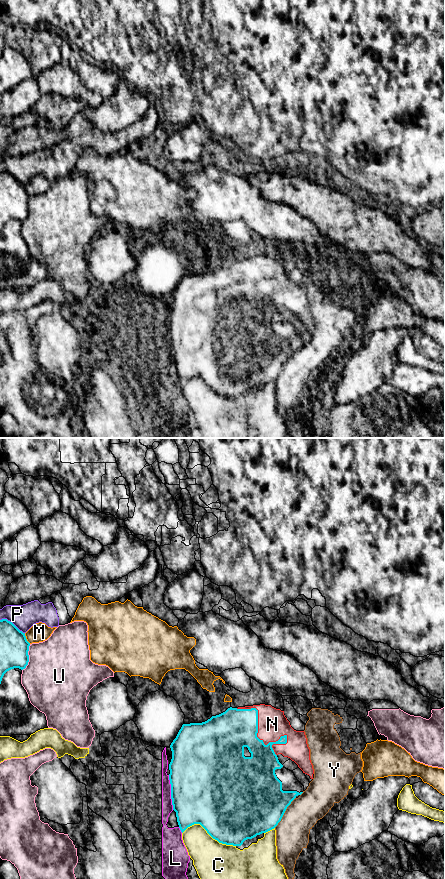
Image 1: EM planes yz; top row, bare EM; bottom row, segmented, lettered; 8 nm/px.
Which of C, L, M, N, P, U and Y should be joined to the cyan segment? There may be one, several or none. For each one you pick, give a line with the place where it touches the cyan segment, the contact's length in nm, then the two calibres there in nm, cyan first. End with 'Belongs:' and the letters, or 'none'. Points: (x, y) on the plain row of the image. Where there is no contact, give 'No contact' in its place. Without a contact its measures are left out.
N: Touches cyan at yz (257, 279). Shared border 500 nm. Thickness 340 nm (cyan) against 240 nm
Belongs: N

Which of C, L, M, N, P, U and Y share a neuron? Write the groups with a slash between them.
C Y / L / M / N / P / U

